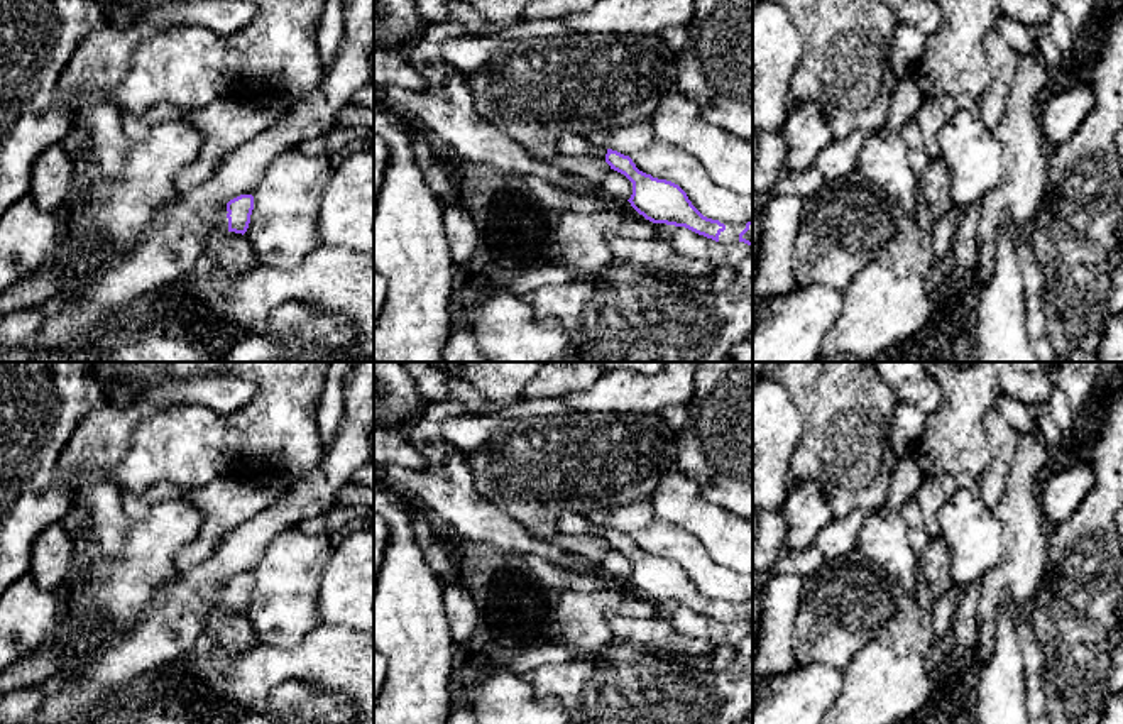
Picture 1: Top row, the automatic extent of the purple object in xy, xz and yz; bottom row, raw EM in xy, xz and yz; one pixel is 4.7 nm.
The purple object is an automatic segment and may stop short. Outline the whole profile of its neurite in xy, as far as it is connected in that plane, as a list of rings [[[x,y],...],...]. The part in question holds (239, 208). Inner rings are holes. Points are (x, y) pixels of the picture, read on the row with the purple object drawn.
[[[240,195],[227,203],[215,217],[215,230],[245,233],[254,210],[254,196]]]

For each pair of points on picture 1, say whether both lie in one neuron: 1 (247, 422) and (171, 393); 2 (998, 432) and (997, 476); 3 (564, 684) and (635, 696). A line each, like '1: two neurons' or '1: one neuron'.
1: two neurons
2: one neuron
3: one neuron

